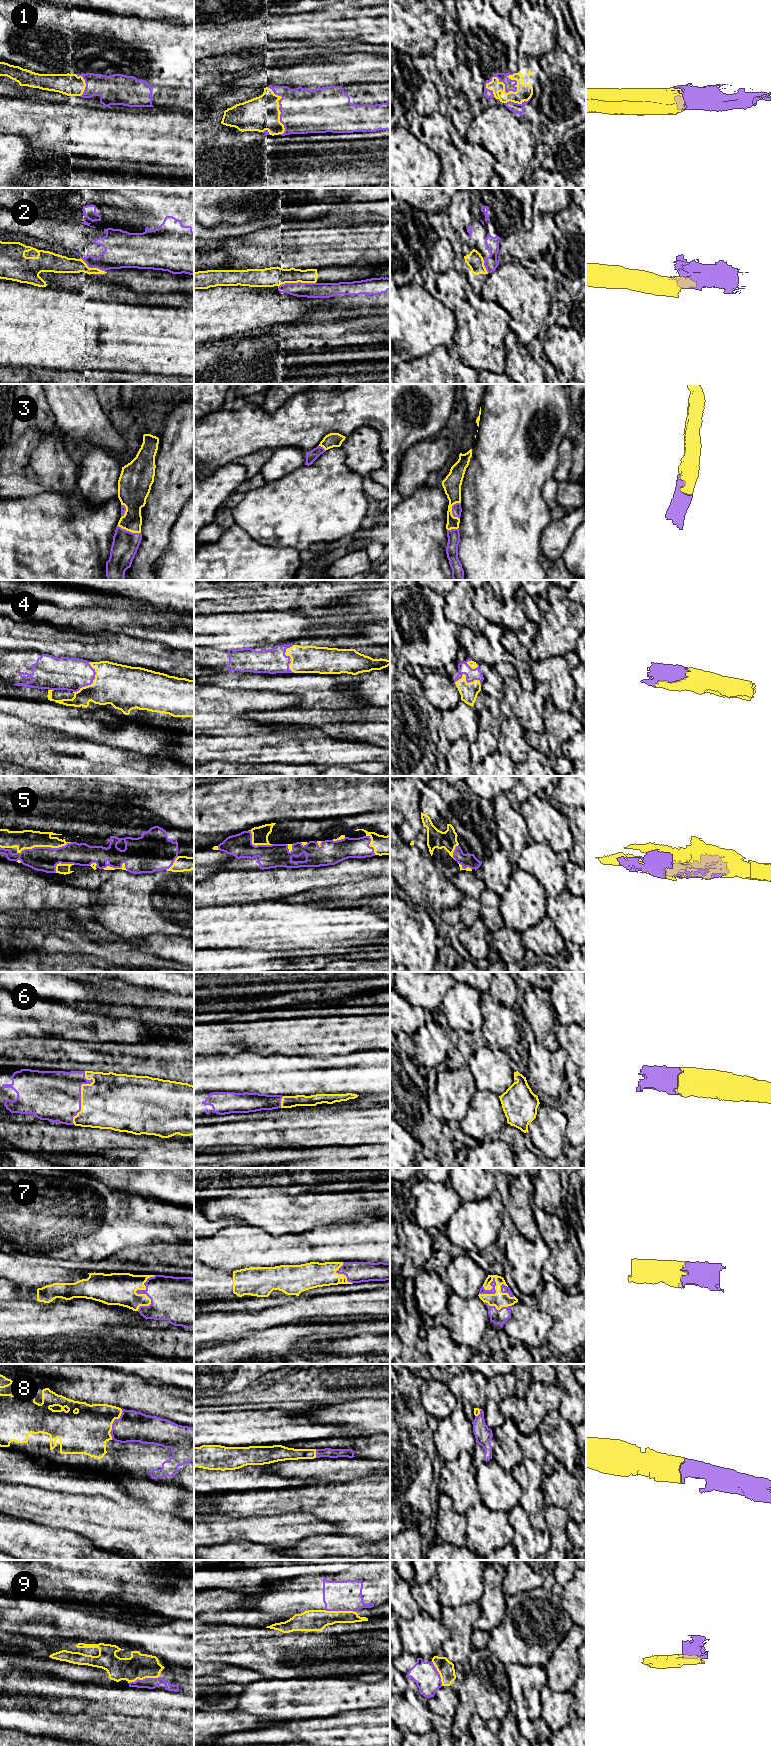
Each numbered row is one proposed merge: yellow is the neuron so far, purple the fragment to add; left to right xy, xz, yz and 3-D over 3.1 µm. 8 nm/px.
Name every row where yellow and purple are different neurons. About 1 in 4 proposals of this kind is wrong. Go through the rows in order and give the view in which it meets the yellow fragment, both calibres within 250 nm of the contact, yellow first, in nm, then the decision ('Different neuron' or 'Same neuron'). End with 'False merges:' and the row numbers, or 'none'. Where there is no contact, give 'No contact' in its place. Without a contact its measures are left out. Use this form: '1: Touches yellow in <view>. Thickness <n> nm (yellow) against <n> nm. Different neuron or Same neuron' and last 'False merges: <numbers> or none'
1: Touches yellow in yz. Thickness 130 nm (yellow) against 80 nm. Same neuron
2: Touches yellow in xz. Thickness 160 nm (yellow) against 130 nm. Different neuron
3: Touches yellow in yz. Thickness 150 nm (yellow) against 80 nm. Same neuron
4: Touches yellow in xy. Thickness 340 nm (yellow) against 260 nm. Same neuron
5: Touches yellow in xy. Thickness 160 nm (yellow) against 200 nm. Same neuron
6: Touches yellow in xy. Thickness 440 nm (yellow) against 400 nm. Same neuron
7: Touches yellow in xy. Thickness 260 nm (yellow) against 320 nm. Same neuron
8: Touches yellow in xy. Thickness 360 nm (yellow) against 260 nm. Same neuron
9: Touches yellow in xy. Thickness 200 nm (yellow) against 90 nm. Different neuron
False merges: 2, 9

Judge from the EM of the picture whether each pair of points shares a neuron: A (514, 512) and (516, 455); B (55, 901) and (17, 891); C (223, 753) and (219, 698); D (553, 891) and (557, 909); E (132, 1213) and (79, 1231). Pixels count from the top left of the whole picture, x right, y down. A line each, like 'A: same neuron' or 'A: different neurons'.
A: same neuron
B: same neuron
C: different neurons
D: different neurons
E: same neuron

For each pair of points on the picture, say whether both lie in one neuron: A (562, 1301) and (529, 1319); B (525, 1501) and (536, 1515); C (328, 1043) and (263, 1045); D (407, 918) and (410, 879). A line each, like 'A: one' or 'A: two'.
A: two
B: one
C: one
D: two

